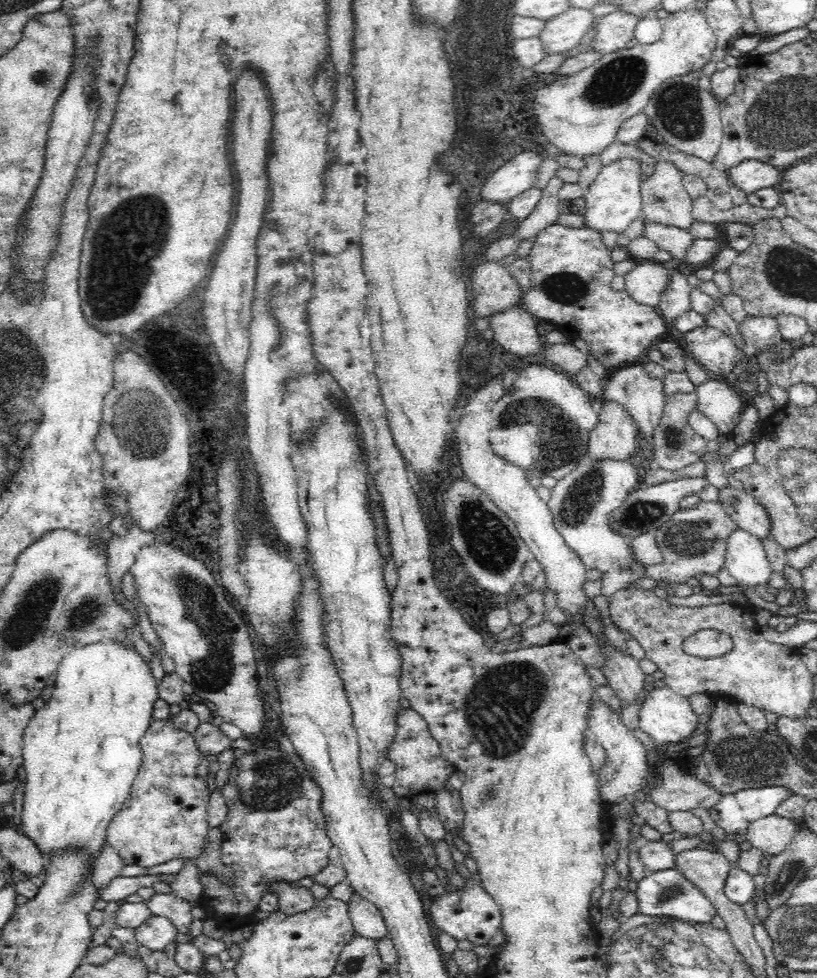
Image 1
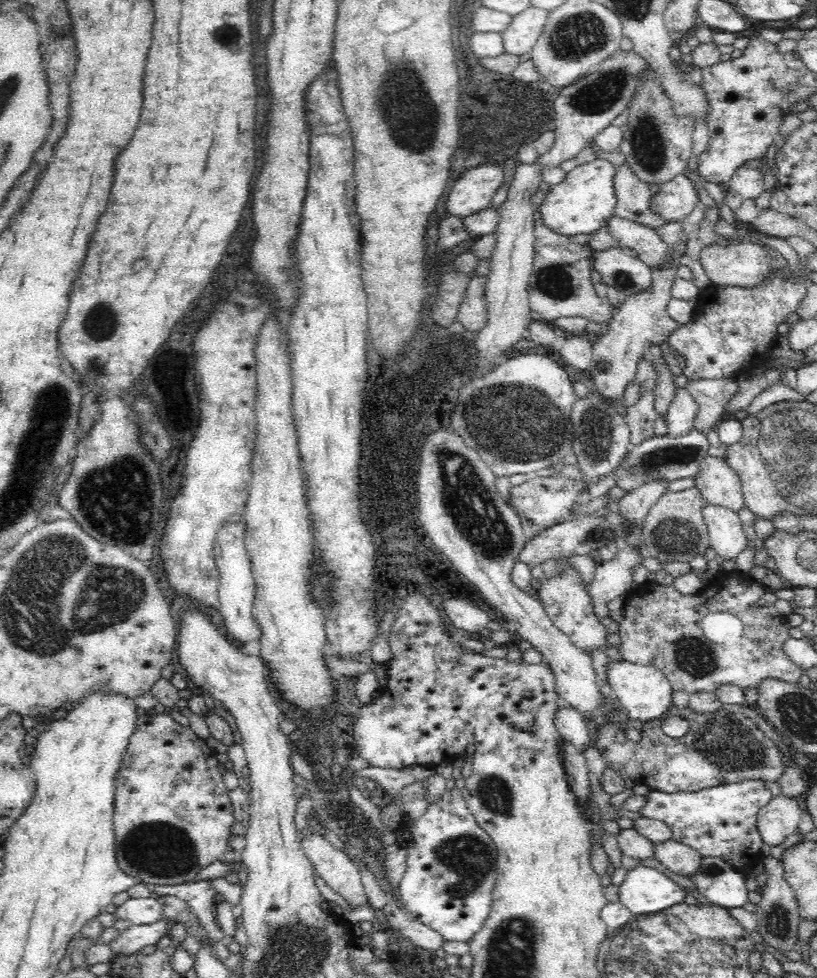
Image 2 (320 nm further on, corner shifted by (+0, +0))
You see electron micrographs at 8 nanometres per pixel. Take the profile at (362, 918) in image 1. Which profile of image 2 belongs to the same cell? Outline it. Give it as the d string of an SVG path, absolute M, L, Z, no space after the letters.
M318 833L306 835L301 849L334 893L342 895L353 909L368 906L360 870L348 855Z

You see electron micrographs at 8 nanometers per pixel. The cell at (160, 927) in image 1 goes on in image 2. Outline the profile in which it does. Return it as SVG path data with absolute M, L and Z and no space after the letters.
M158 920L153 924L133 925L120 932L120 936L110 942L111 950L118 954L136 955L146 946L156 945L160 938L169 935L170 921Z

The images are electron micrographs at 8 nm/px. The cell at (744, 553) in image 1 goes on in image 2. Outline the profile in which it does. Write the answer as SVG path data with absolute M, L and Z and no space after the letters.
M708 501L705 502L703 513L708 527L710 549L716 551L723 560L736 558L746 550L748 542L739 513L715 507Z

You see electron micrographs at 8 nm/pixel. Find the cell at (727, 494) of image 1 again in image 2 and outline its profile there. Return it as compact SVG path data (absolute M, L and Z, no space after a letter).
M706 456L693 478L695 487L701 489L701 495L715 507L738 513L745 505L742 480L724 459Z

